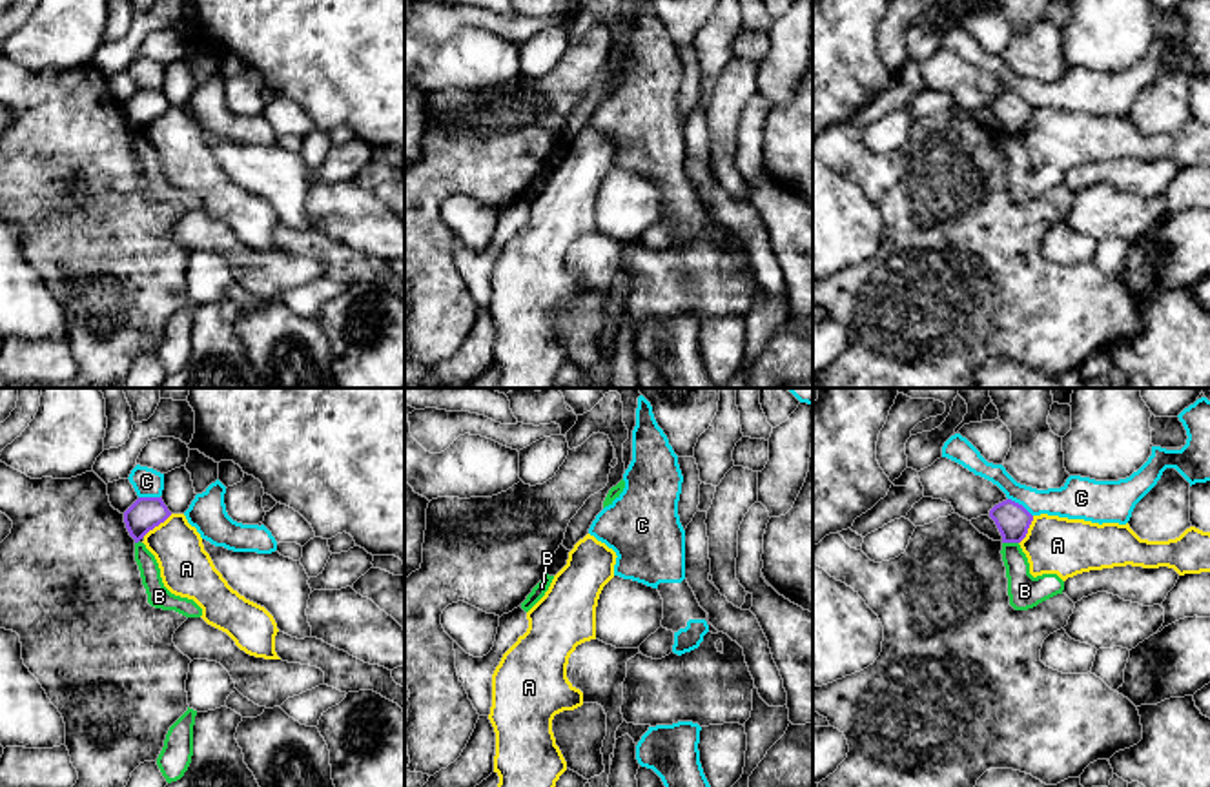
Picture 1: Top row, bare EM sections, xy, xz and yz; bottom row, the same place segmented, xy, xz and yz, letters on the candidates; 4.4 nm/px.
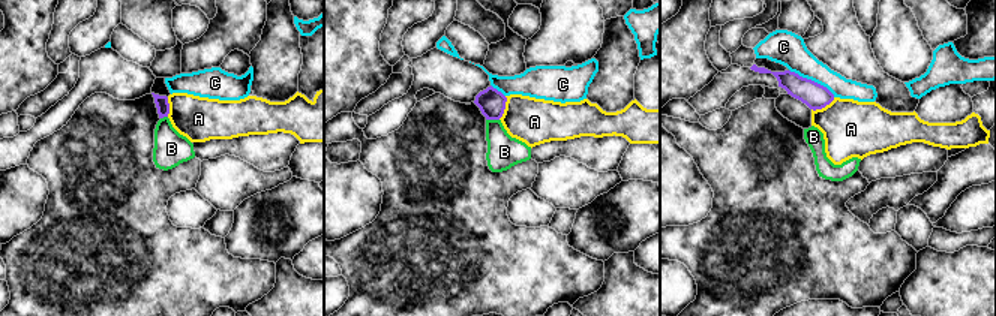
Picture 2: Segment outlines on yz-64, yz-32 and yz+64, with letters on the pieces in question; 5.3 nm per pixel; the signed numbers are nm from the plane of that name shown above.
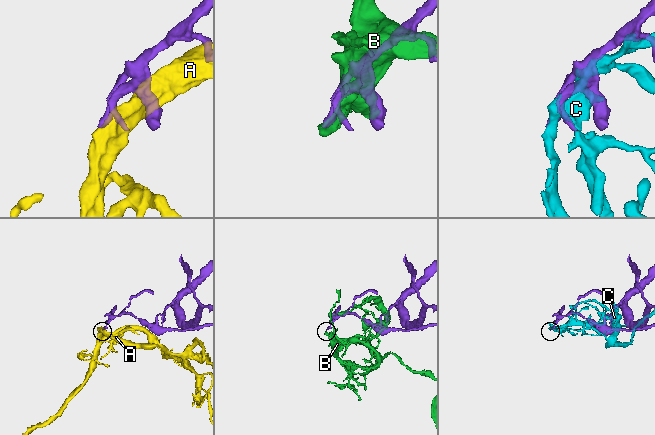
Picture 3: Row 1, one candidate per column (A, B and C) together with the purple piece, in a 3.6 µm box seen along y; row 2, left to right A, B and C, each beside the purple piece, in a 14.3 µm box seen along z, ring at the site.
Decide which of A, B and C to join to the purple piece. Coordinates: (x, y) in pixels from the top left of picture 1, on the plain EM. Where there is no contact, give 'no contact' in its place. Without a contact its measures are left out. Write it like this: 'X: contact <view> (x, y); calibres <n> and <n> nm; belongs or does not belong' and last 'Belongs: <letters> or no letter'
A: contact xy (157, 117); calibres 150 and 240 nm; does not belong
B: contact yz (1010, 133); calibres 150 and 150 nm; does not belong
C: contact yz (1021, 97); calibres 150 and 180 nm; does not belong
Belongs: no letter

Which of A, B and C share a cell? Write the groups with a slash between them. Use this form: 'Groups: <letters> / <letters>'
Groups: A / B / C

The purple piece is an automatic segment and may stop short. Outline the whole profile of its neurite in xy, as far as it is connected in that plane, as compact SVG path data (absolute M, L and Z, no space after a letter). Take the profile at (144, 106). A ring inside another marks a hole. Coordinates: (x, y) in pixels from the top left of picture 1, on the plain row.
M138 89L126 104L124 115L129 128L138 135L149 122L164 115L171 104L162 89Z

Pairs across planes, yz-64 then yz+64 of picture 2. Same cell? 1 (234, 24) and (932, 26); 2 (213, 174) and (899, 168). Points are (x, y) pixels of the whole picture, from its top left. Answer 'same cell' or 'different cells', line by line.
1: different cells
2: different cells

